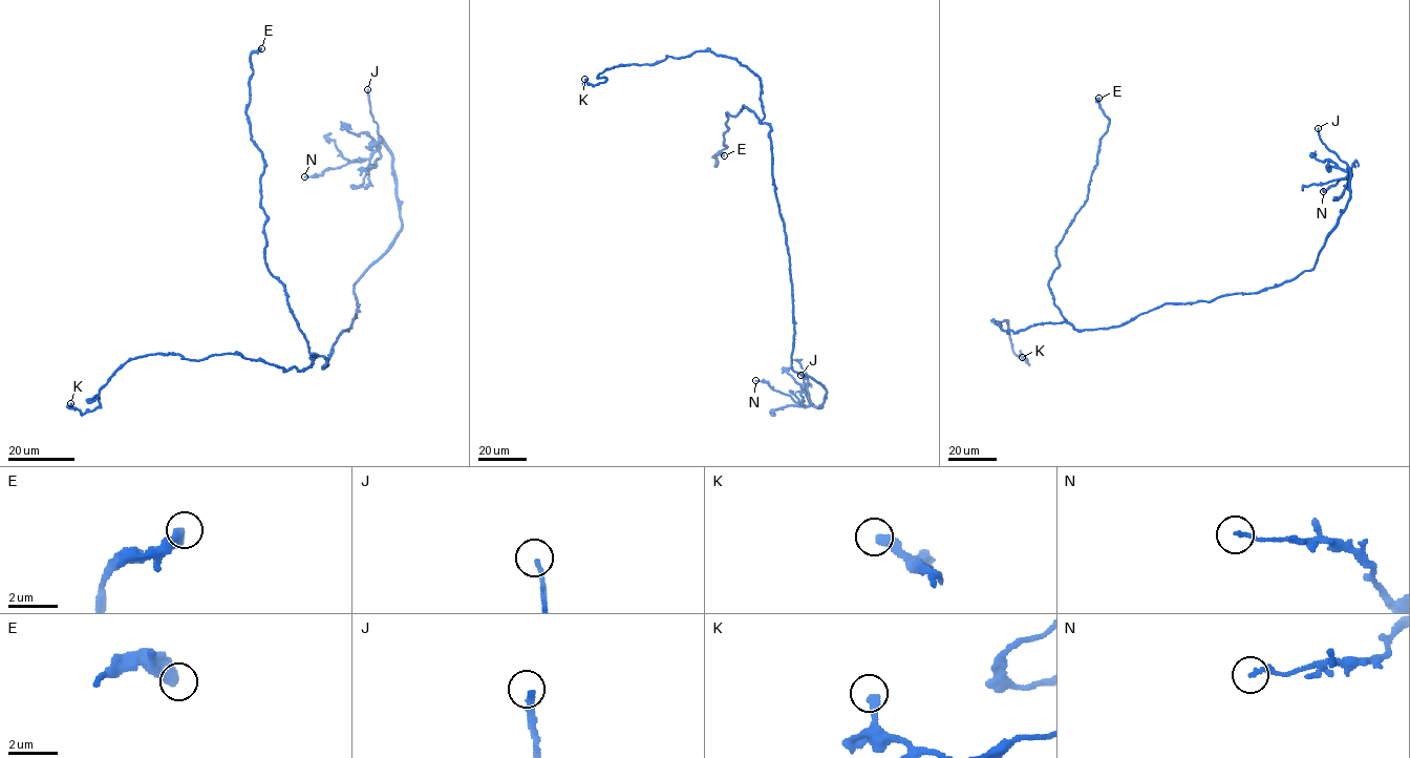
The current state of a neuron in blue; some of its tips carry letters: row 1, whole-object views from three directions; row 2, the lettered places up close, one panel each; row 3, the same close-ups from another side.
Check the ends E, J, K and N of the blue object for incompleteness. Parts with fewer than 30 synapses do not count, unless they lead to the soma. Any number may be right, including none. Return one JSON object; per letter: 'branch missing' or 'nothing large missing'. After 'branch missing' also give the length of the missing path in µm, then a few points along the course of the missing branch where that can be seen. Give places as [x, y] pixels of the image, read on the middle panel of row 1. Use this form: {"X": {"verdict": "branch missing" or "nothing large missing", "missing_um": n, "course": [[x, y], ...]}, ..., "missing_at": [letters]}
{"E": {"verdict": "nothing large missing"}, "J": {"verdict": "branch missing", "missing_um": 10, "course": [[800, 375], [819, 374]]}, "K": {"verdict": "nothing large missing"}, "N": {"verdict": "nothing large missing"}, "missing_at": ["J"]}

